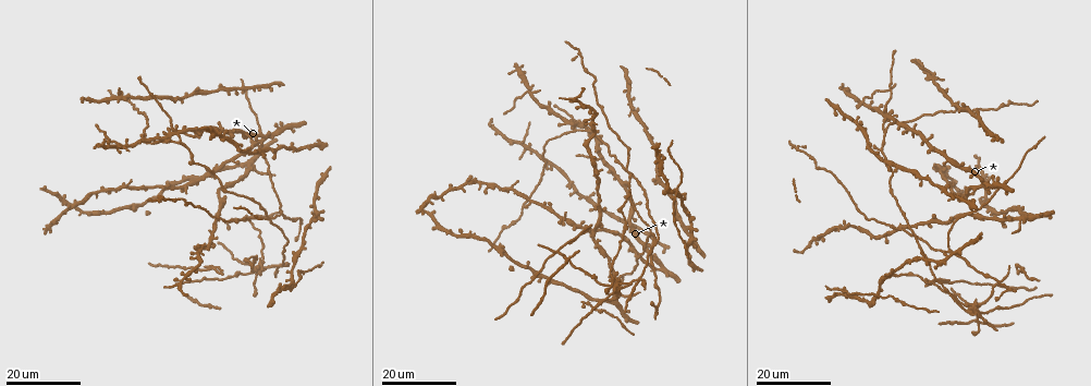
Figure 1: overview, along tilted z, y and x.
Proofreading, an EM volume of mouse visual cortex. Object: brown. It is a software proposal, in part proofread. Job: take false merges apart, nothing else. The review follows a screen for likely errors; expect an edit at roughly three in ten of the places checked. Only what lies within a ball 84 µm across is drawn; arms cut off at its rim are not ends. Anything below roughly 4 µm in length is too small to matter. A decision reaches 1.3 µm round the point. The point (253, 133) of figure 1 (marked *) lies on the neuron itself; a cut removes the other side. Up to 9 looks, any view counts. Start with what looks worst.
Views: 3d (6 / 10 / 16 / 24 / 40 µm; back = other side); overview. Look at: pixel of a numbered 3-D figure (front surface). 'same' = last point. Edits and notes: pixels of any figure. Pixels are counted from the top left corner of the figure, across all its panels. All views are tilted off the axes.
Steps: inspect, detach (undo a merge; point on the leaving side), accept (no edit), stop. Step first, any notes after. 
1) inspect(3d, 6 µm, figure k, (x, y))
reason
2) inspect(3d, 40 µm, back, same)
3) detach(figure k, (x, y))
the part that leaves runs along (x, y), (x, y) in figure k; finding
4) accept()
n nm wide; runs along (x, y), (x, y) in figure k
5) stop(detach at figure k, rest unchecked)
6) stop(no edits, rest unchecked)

inspect(3d, 24 µm, figure 1, (1022, 217))
looks like a crossing

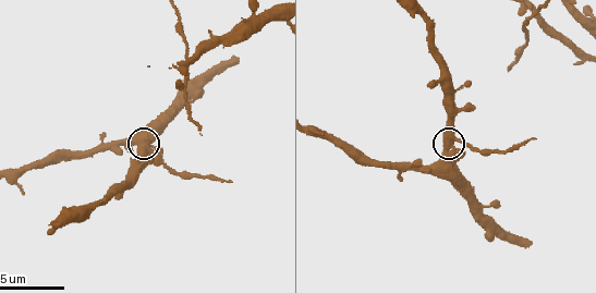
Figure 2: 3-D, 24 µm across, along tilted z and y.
inspect(3d, 6 µm, figure 2, (455, 137))

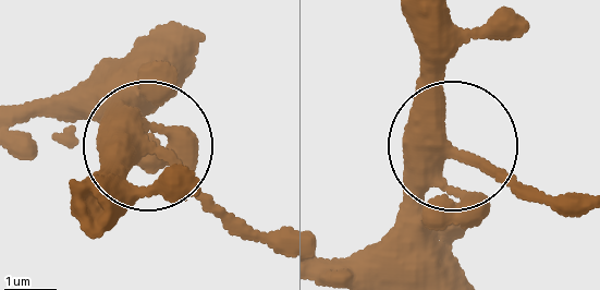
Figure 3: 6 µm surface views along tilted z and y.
detach(figure 3, (223, 208))
4 arms; the part that leaves runs along (168, 158), (278, 239) in figure 3; a second neuron is stuck on

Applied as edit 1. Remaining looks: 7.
inspect(overview)

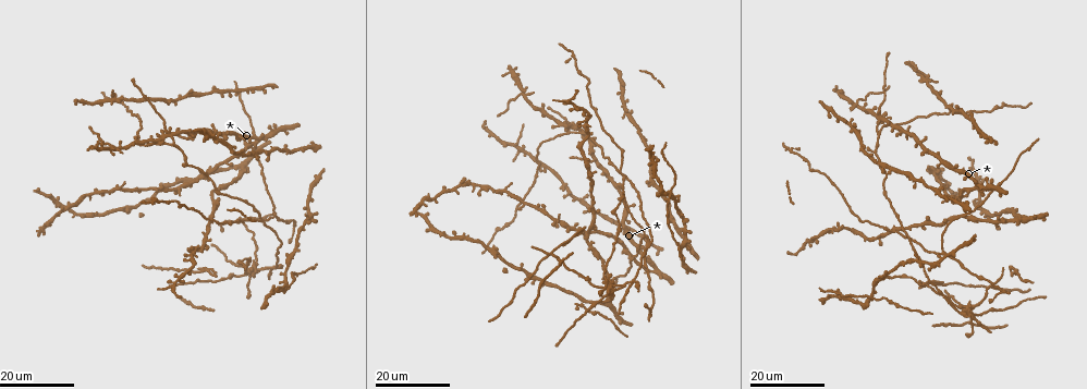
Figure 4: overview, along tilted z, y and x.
inspect(3d, 16 µm, figure 4, (927, 77))

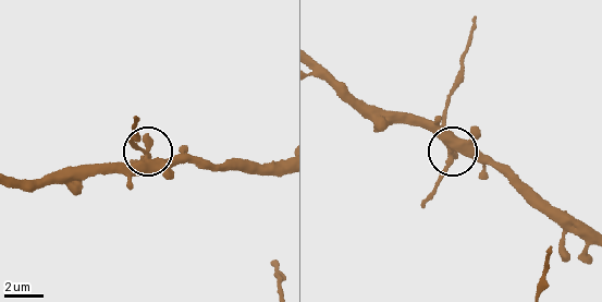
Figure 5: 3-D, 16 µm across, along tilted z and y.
inspect(3d, 10 µm, figure 5, (145, 154))

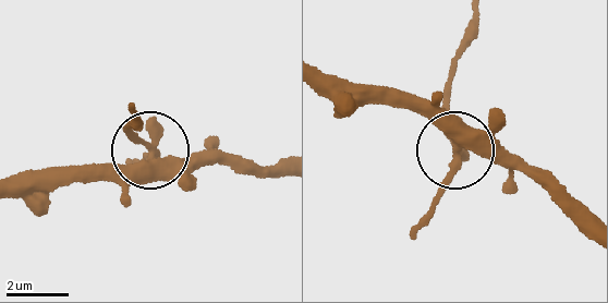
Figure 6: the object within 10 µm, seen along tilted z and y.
detach(figure 6, (132, 132))
4 arms; a second neuron is stuck on

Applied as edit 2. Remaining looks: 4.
inspect(3d, 16 µm, figure 4, (630, 284))
three arms meet

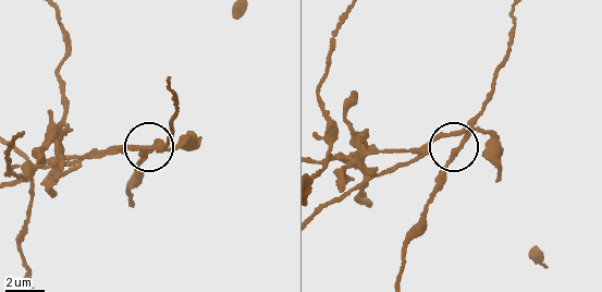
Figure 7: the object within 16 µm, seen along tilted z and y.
inspect(3d, 6 µm, figure 7, (151, 148))
zoom in

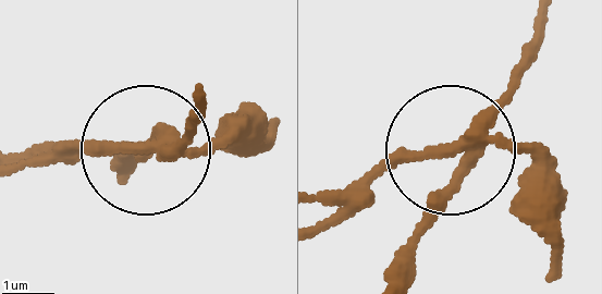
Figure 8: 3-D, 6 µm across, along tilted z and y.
inspect(3d, 6 µm, back, figure 8, (452, 149))

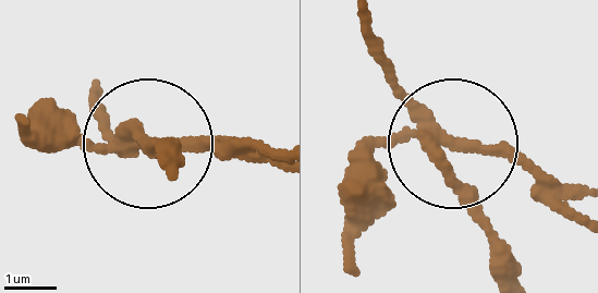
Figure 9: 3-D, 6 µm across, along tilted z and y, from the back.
detach(figure 9, (62, 123))
3 arms; the part that leaves runs along (432, 135), (521, 150), (576, 188) in figure 9; two neurons meet here

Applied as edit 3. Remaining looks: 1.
stop(detach at figure 3, detach at figure 6, detach at figure 9, rest unchecked)

